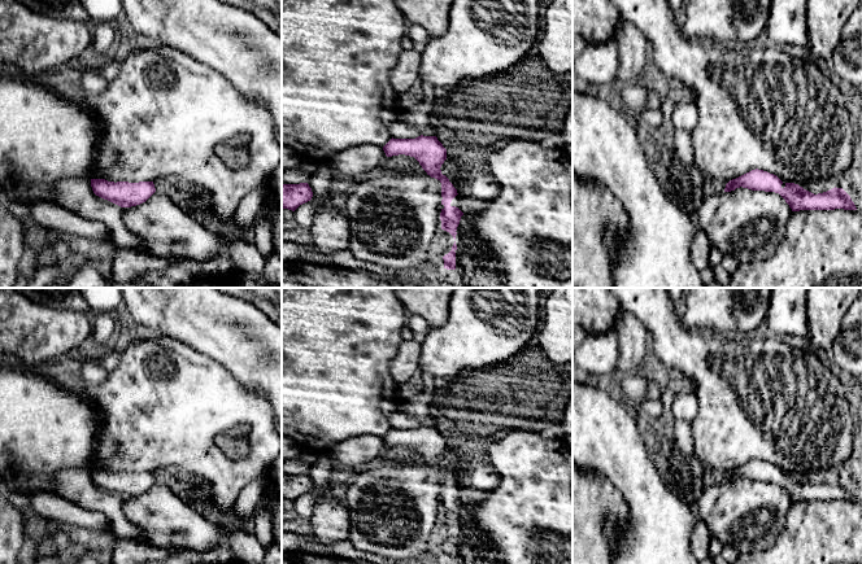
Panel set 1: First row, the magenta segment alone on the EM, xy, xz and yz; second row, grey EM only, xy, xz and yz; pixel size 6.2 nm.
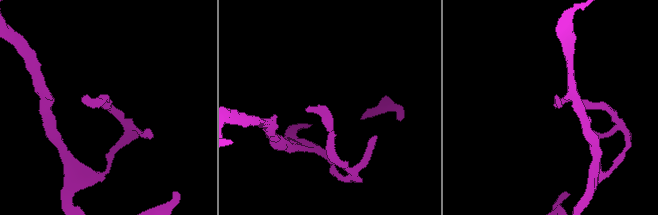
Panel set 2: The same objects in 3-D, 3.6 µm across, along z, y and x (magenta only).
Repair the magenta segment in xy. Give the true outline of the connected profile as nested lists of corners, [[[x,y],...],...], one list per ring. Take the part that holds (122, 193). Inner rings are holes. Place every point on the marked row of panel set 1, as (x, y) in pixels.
[[[91,179],[91,187],[96,196],[121,207],[140,205],[156,192],[153,182],[114,183],[105,179]]]

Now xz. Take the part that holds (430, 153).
[[[418,136],[415,139],[391,139],[383,150],[387,157],[405,154],[414,157],[422,169],[431,178],[441,183],[441,205],[444,206],[440,213],[441,229],[449,232],[456,240],[457,227],[463,213],[452,206],[452,200],[458,194],[457,189],[449,179],[441,174],[441,165],[447,159],[447,149],[437,140],[436,136]]]

